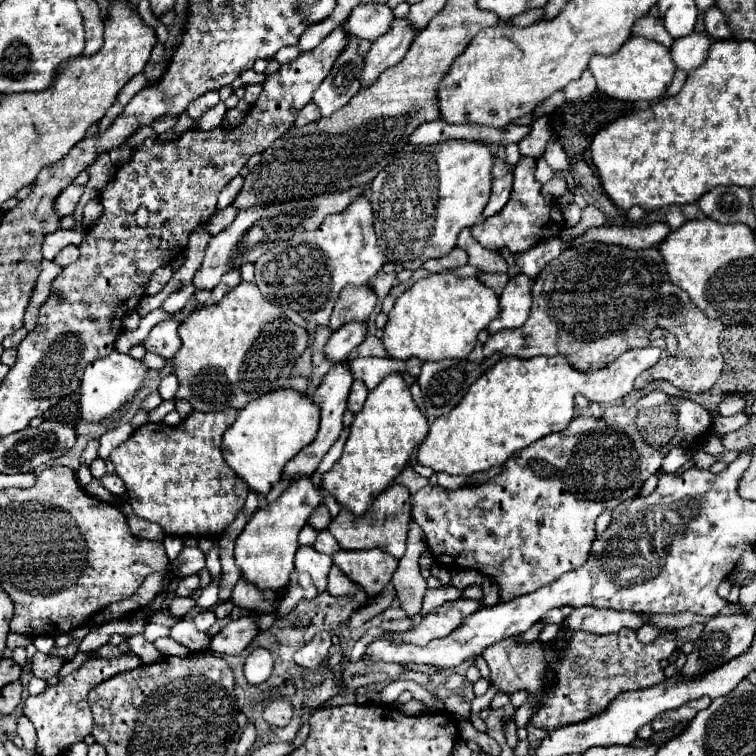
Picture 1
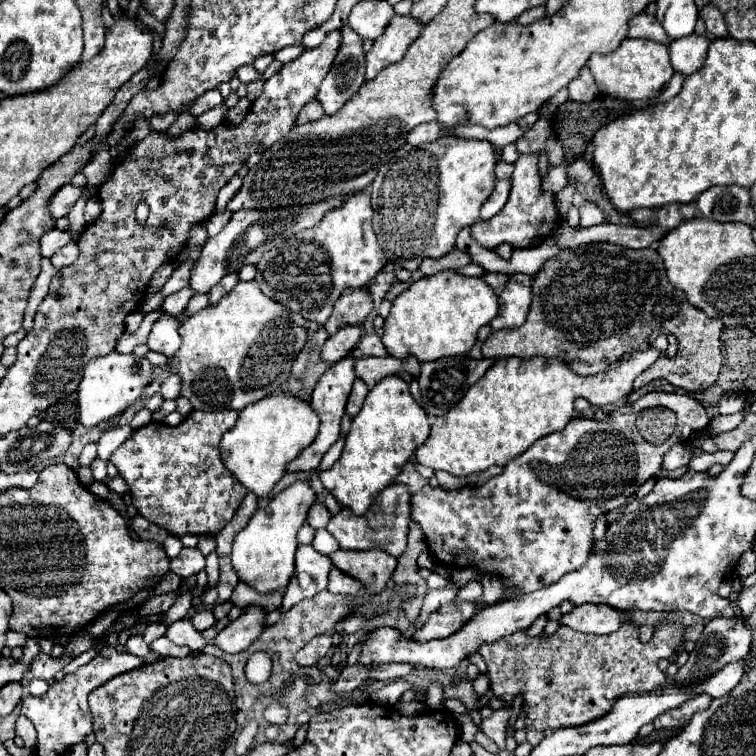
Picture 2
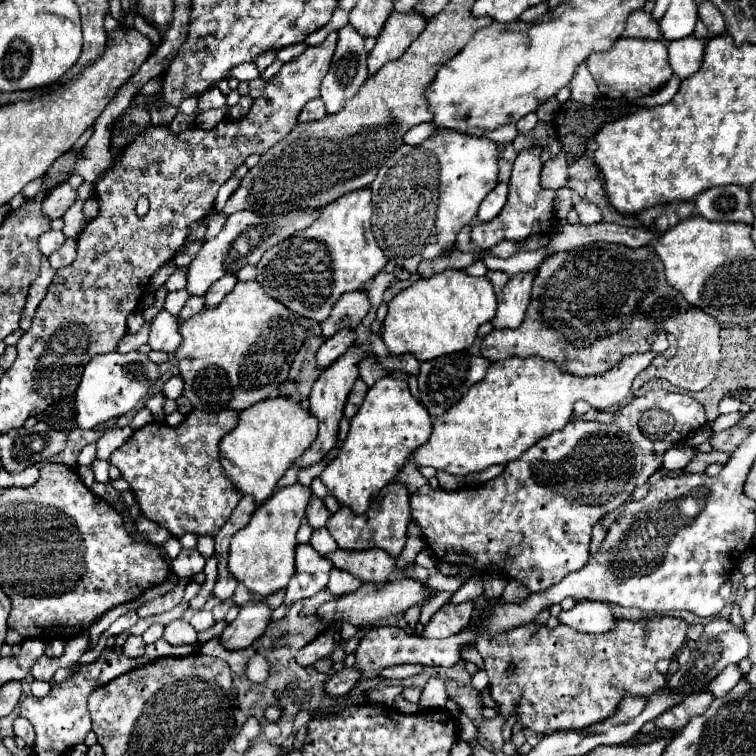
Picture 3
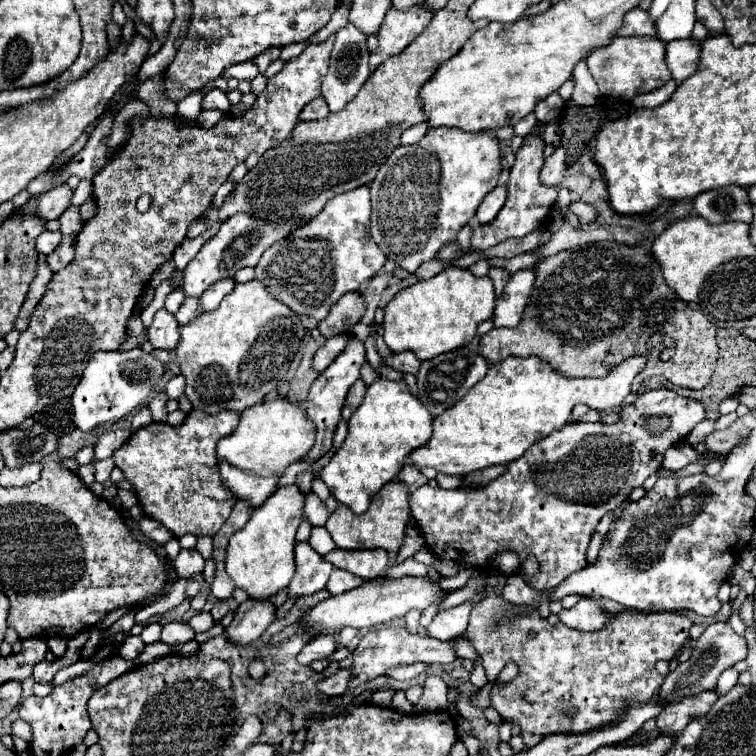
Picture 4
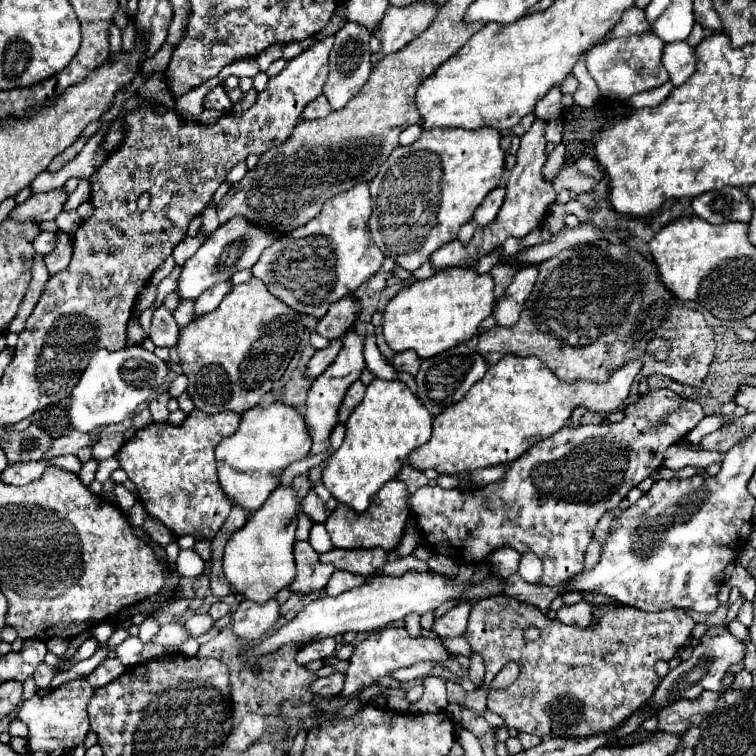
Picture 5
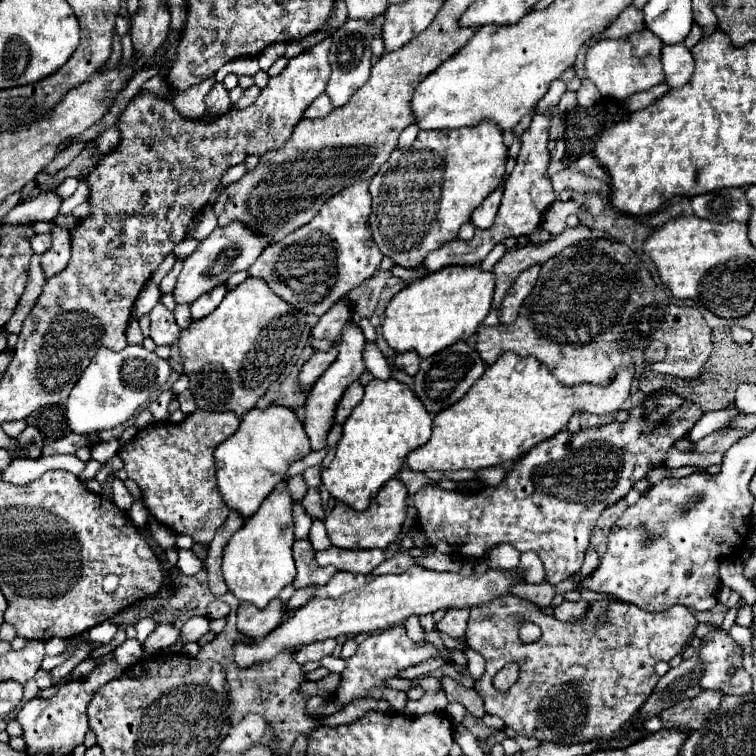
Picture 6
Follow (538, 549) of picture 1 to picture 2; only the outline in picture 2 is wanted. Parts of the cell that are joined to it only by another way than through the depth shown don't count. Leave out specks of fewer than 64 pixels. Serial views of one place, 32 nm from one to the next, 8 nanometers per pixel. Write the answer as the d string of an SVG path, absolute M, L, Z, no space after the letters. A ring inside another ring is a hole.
M662 390L648 392L634 404L620 406L612 412L612 420L598 422L574 418L564 430L544 436L524 454L504 466L500 476L490 478L484 486L444 490L440 486L424 486L414 494L414 516L426 536L428 550L440 564L476 568L480 572L498 574L504 586L514 586L518 592L536 592L558 582L564 574L580 568L592 548L592 528L598 516L626 502L640 484L660 472L664 454L678 442L688 442L692 436L708 428L710 420L704 406L686 394L670 394ZM648 408L668 408L676 414L676 430L664 444L654 446L644 440L636 428L636 418Z

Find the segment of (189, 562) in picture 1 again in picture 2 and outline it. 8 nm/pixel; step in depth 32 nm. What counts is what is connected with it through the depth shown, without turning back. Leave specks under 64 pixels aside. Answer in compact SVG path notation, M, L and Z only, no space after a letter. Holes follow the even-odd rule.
M182 548L178 558L170 562L170 570L180 576L180 578L190 578L196 576L200 570L204 570L204 556L200 554L198 548Z

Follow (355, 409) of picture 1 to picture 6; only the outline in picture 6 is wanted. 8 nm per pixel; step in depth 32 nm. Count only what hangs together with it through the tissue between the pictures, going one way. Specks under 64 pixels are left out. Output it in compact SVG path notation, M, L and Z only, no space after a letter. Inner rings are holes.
M354 382L350 384L350 388L344 392L344 396L340 398L336 410L334 410L334 424L342 424L346 420L346 416L360 404L362 400L362 394L364 394L364 388L360 382Z

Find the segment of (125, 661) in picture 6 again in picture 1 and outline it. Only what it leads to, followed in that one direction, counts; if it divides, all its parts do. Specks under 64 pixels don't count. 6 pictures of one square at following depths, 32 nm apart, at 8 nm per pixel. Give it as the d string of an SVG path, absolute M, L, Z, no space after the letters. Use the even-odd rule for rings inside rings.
M134 634L128 638L128 646L130 646L130 652L136 654L138 658L142 658L144 664L152 664L160 658L160 652L154 648L152 642L148 642L142 634Z

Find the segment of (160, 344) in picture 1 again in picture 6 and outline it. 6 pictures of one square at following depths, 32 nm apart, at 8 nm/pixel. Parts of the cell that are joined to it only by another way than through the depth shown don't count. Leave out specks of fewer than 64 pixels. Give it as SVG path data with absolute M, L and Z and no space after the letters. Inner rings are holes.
M160 302L150 310L150 338L160 346L172 346L178 342L180 326L176 324L170 310L166 310Z

